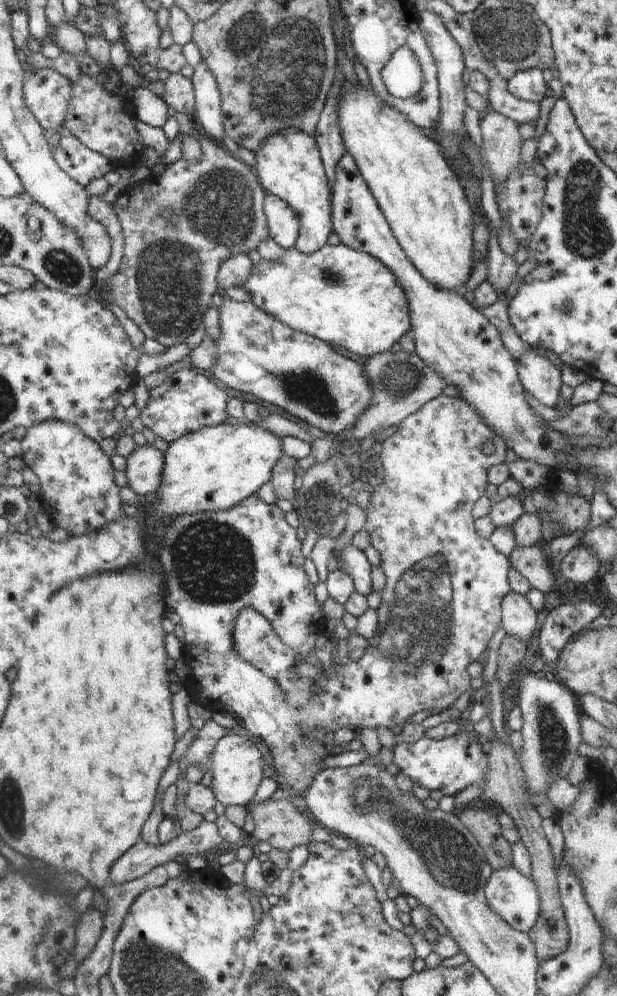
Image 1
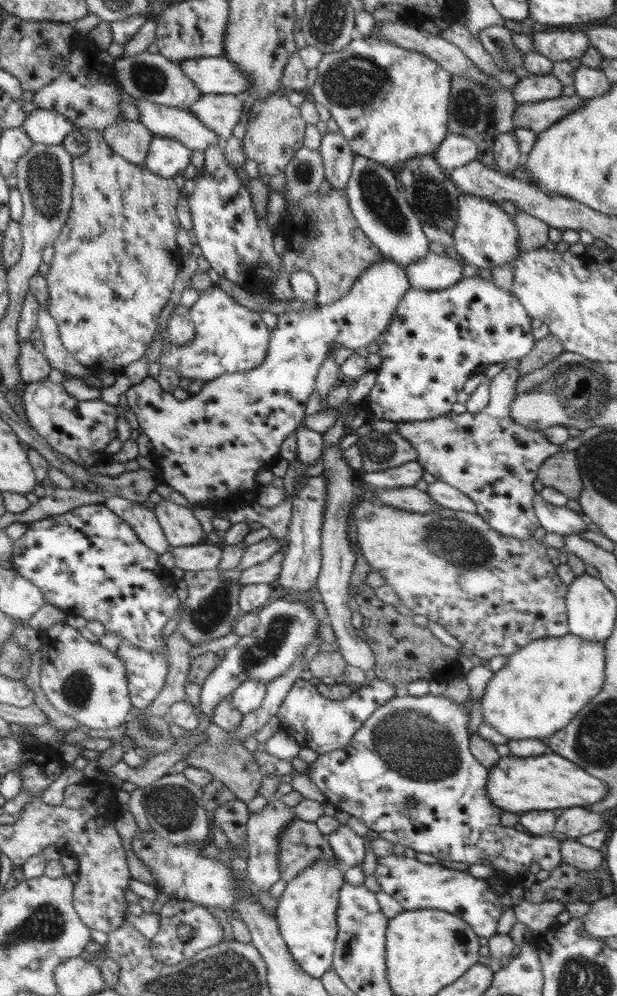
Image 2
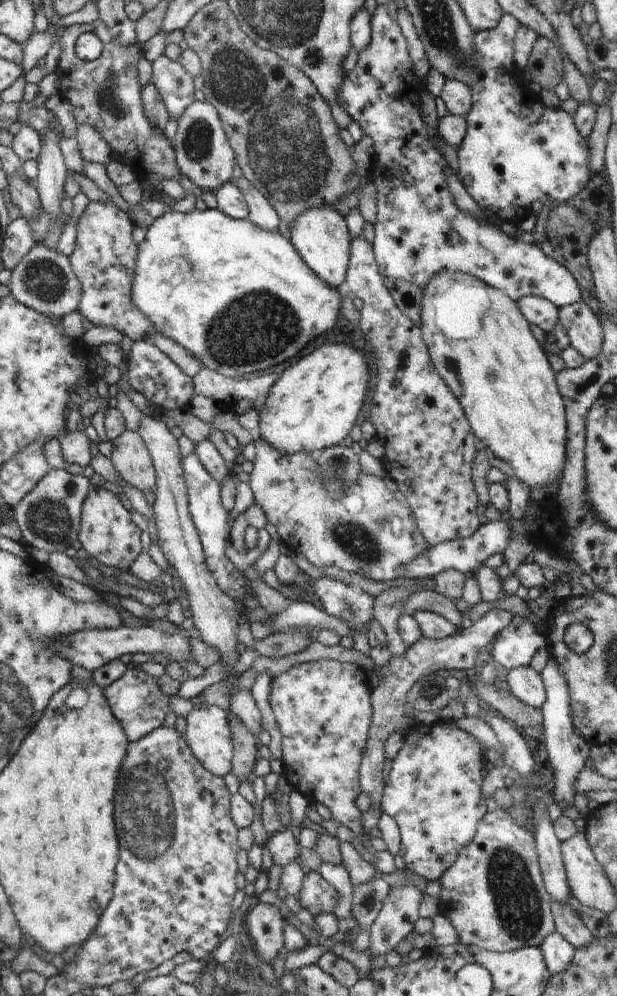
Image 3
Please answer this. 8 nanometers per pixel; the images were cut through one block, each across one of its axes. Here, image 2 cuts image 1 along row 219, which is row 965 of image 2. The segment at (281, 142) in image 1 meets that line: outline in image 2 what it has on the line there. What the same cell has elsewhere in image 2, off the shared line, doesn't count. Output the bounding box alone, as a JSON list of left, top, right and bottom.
[276,860,345,978]

